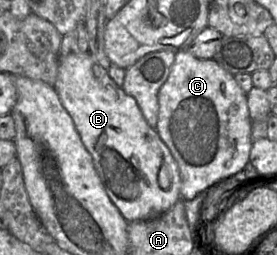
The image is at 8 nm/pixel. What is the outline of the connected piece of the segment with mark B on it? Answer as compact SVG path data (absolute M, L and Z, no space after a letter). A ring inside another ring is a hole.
M89 52L64 57L60 55L53 87L63 107L72 117L84 146L91 154L94 167L109 198L129 223L159 216L181 198L179 168L170 150L156 129L147 123L136 100L110 78L107 70L94 62Z

